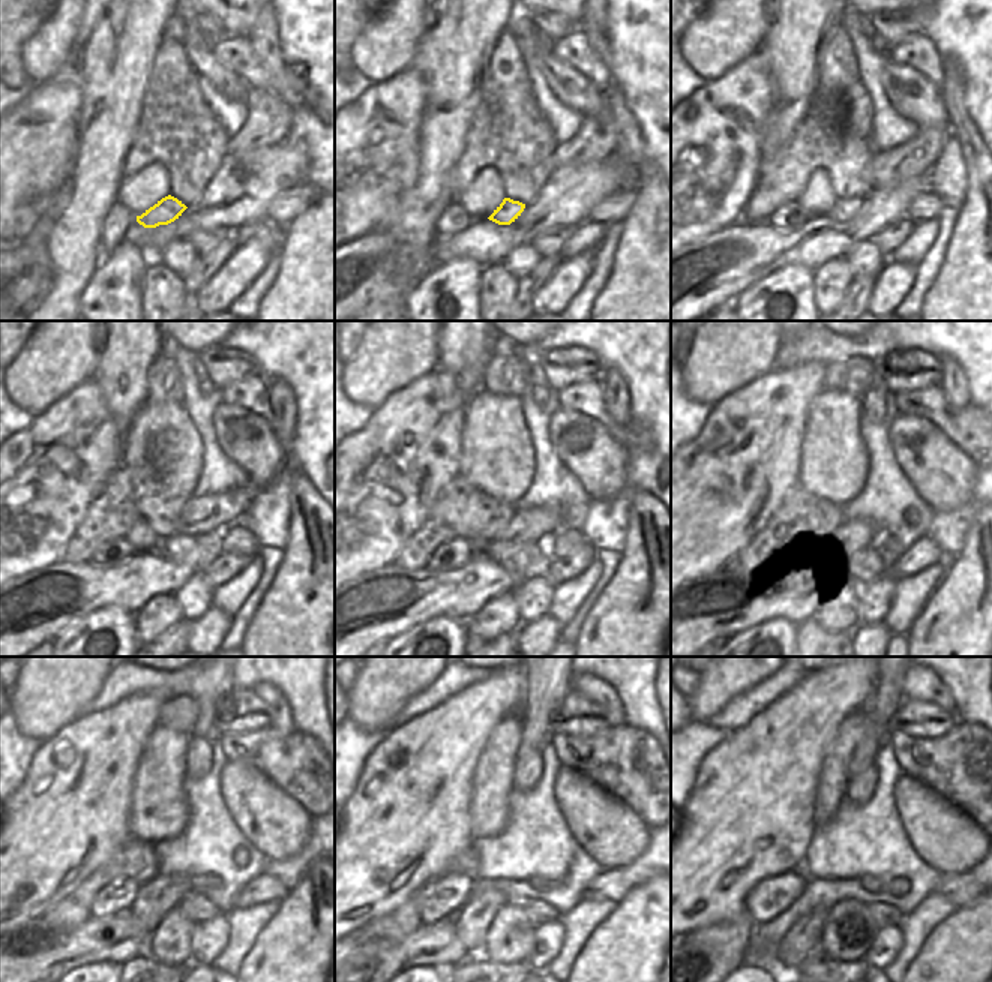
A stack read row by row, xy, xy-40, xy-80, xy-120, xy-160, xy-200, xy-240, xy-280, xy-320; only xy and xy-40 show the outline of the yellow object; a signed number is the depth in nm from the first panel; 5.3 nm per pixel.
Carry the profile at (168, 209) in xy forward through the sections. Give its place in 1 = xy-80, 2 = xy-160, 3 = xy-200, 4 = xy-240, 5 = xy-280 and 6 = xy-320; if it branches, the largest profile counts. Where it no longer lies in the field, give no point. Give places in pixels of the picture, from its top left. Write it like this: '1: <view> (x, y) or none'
1: xy-80 (844, 210)
2: xy-160 (523, 561)
3: xy-200 (866, 565)
4: xy-240 (194, 906)
5: xy-280 (539, 912)
6: xy-320 (884, 915)

